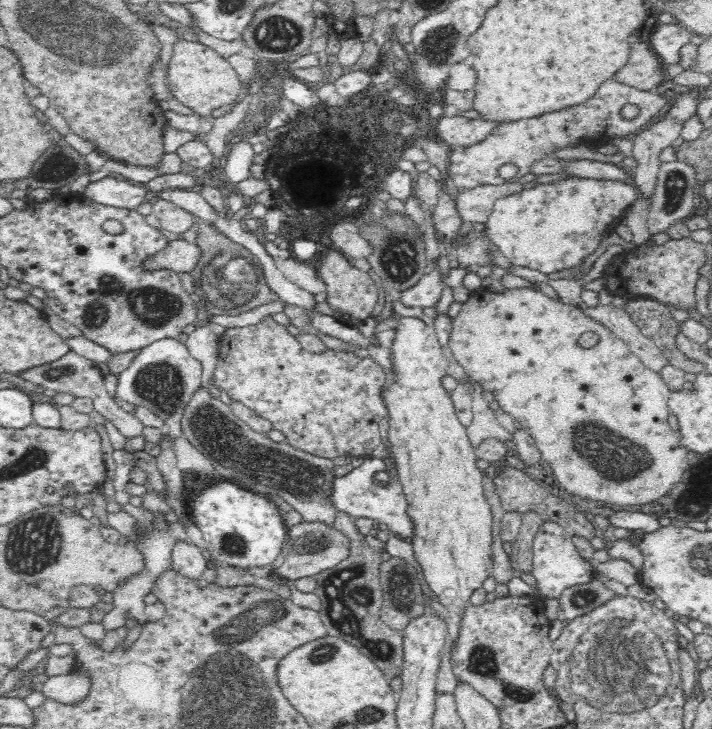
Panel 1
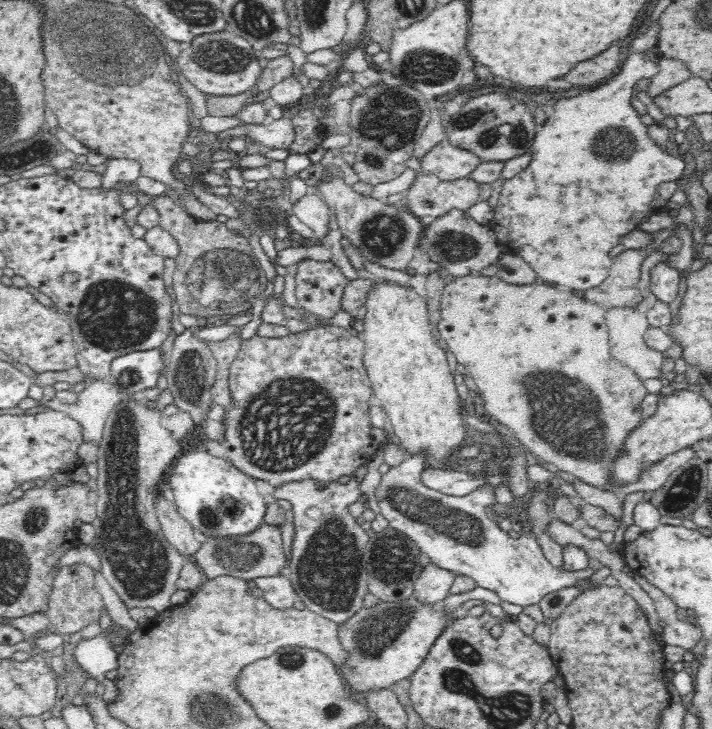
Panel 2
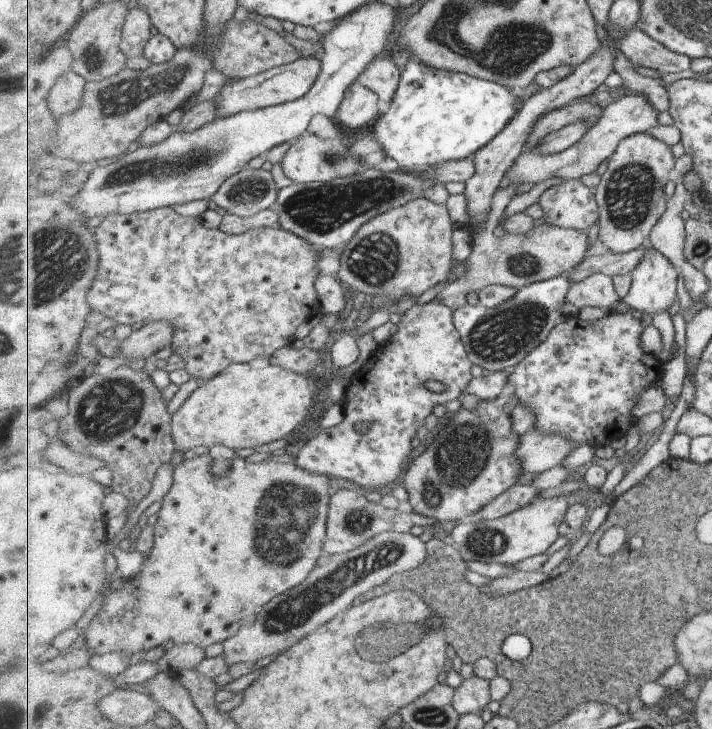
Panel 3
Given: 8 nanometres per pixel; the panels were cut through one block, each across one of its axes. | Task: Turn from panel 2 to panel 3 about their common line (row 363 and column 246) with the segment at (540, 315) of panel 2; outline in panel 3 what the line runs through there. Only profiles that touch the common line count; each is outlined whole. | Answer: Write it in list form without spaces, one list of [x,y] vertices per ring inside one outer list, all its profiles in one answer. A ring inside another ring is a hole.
[[[209,454],[184,460],[174,471],[174,484],[171,491],[162,500],[162,508],[158,512],[158,521],[154,528],[154,548],[151,555],[144,558],[139,574],[125,579],[118,589],[111,591],[104,600],[98,615],[93,618],[83,632],[85,648],[89,657],[109,652],[121,652],[129,658],[136,652],[147,652],[152,648],[163,647],[171,641],[175,645],[192,643],[199,648],[207,648],[211,644],[223,644],[232,639],[247,622],[256,622],[262,608],[271,600],[284,592],[291,591],[304,583],[317,567],[319,556],[324,554],[324,541],[328,536],[328,515],[334,493],[333,478],[301,469],[297,464],[279,464],[279,462],[261,461],[257,464],[235,458],[227,475],[217,475],[212,470],[213,458]]]

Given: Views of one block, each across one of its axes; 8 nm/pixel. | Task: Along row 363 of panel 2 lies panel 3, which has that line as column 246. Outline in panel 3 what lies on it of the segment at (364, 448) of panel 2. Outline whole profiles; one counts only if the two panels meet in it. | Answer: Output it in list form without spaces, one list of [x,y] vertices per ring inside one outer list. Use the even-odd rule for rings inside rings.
[[[160,207],[151,211],[140,211],[129,215],[113,214],[104,218],[103,222],[94,230],[100,252],[100,271],[96,282],[91,288],[89,301],[93,311],[99,311],[104,318],[109,317],[117,324],[133,325],[142,322],[143,325],[158,321],[171,321],[176,334],[174,336],[174,353],[185,360],[185,369],[191,377],[198,378],[201,384],[215,376],[221,375],[226,369],[235,364],[248,364],[260,359],[271,359],[284,347],[290,347],[296,338],[297,330],[309,319],[322,314],[320,297],[316,290],[316,281],[323,273],[321,260],[317,260],[317,253],[321,250],[312,246],[293,231],[285,228],[263,228],[251,230],[241,235],[225,233],[221,228],[207,228],[201,218],[185,217],[177,214],[173,207]]]

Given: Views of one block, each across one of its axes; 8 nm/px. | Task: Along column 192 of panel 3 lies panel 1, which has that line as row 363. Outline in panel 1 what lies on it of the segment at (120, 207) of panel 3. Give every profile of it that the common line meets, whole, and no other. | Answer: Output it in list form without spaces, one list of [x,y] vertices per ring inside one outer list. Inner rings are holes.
[[[175,339],[158,340],[142,349],[130,366],[119,374],[115,395],[122,401],[126,401],[136,407],[144,406],[144,408],[150,409],[164,420],[165,430],[170,426],[172,430],[178,432],[186,406],[191,403],[197,391],[202,388],[199,380],[200,370],[200,363],[189,355],[188,349],[180,342]]]

